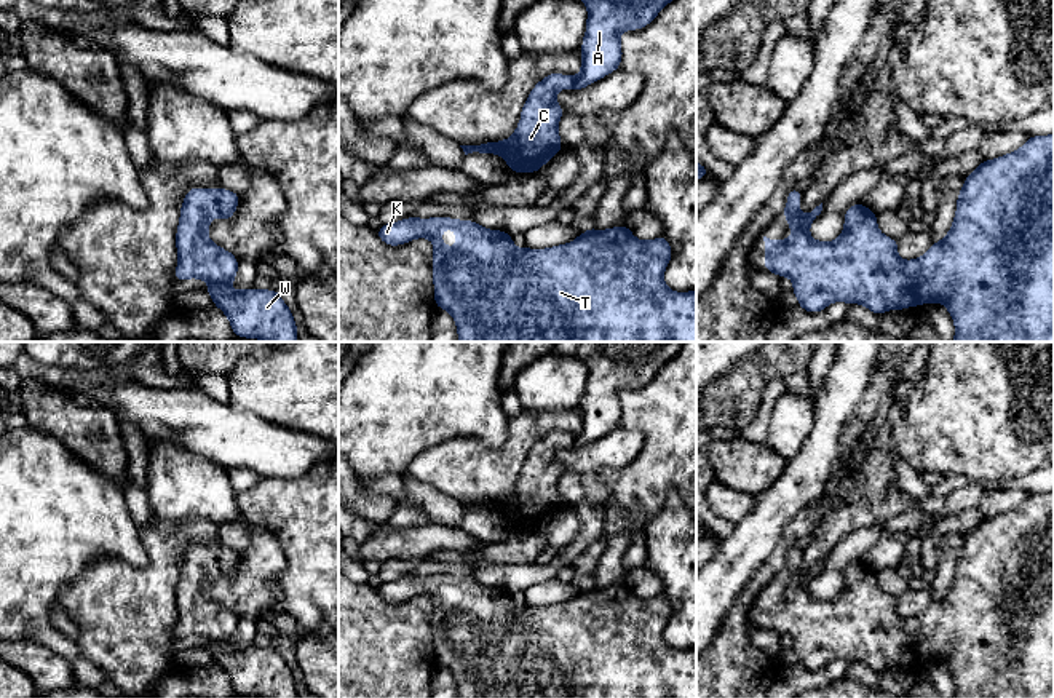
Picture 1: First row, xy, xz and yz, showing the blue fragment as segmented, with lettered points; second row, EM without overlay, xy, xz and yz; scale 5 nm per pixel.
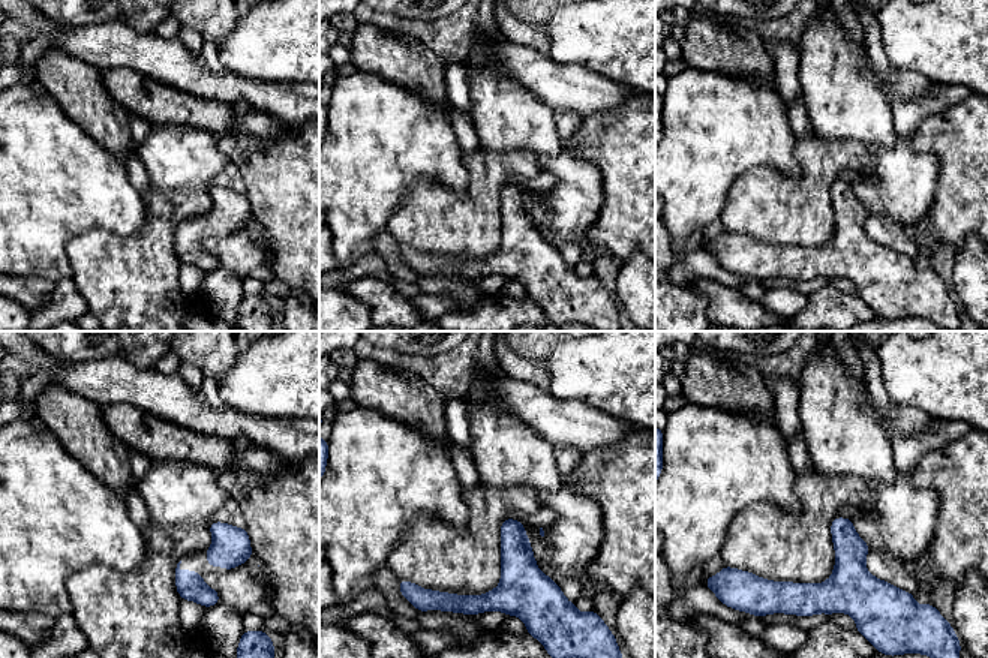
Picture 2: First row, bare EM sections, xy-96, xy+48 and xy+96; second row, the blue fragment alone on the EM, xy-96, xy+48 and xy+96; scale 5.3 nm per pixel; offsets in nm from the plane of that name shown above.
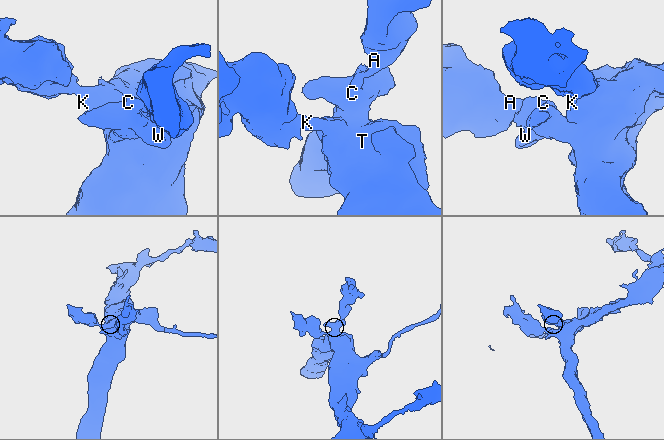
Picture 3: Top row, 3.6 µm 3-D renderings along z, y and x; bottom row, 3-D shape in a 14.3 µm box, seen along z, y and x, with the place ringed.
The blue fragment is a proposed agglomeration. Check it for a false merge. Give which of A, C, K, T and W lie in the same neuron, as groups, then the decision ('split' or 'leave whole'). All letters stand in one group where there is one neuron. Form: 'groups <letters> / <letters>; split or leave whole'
groups A C K T W; leave whole

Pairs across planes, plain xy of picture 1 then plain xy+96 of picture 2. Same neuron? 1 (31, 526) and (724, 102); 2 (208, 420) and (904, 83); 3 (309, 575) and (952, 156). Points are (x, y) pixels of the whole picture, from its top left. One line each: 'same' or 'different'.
1: same
2: same
3: same

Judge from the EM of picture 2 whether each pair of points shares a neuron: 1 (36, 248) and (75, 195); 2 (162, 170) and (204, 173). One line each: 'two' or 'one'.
1: one
2: one

